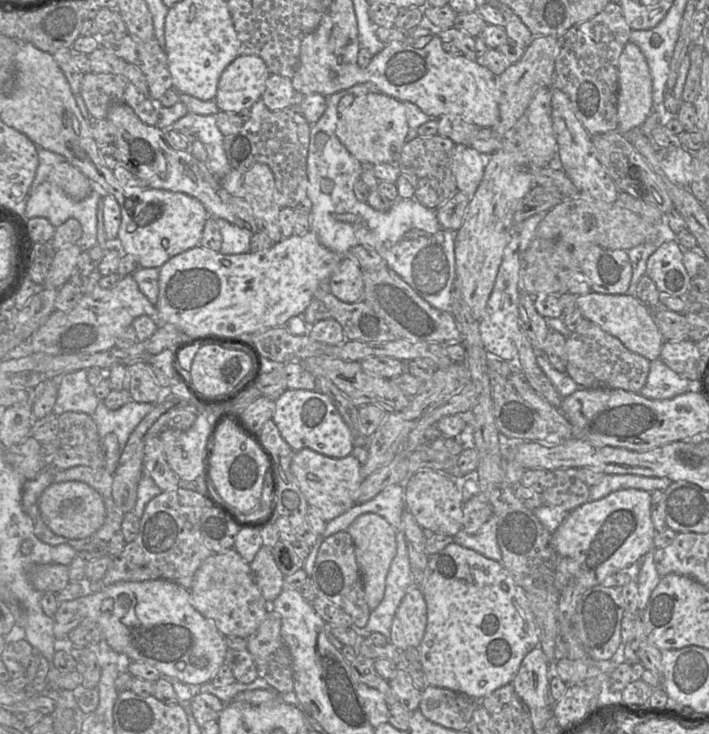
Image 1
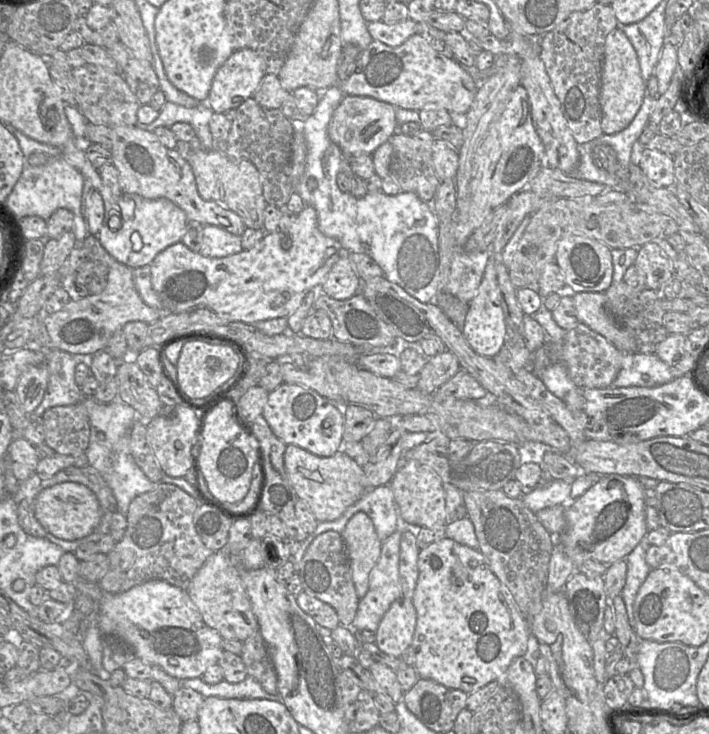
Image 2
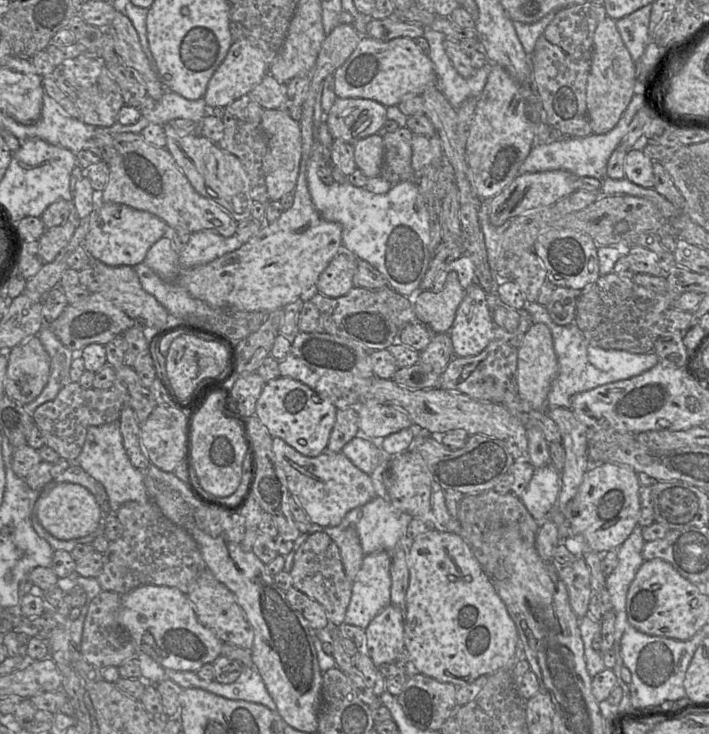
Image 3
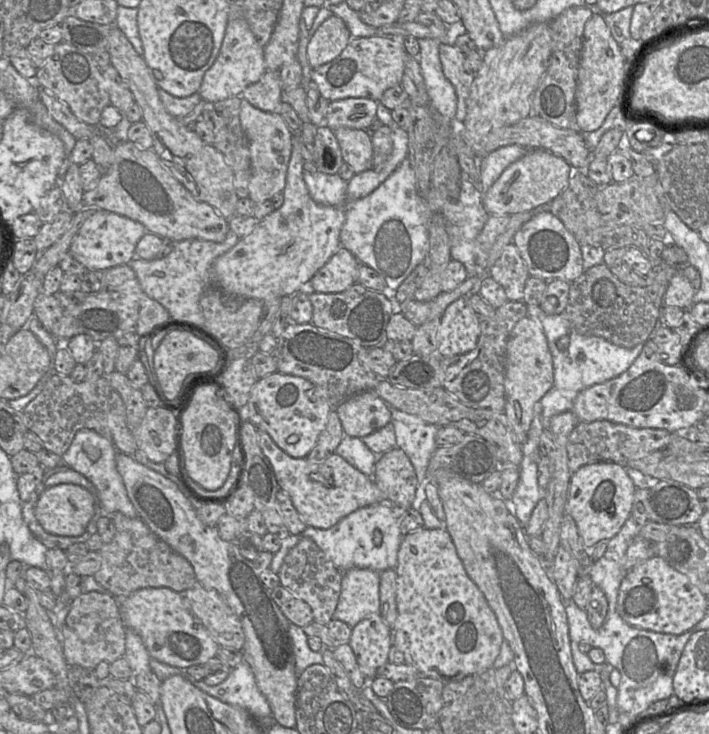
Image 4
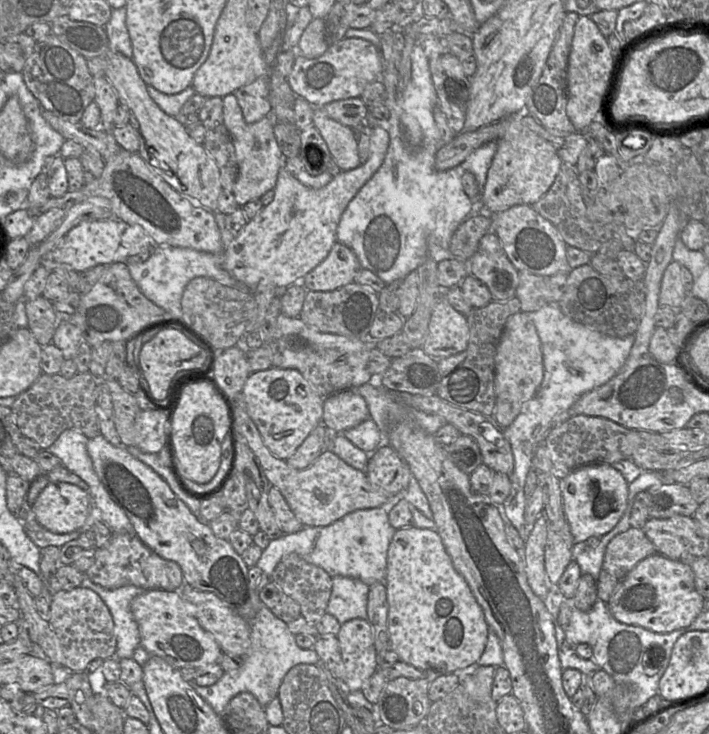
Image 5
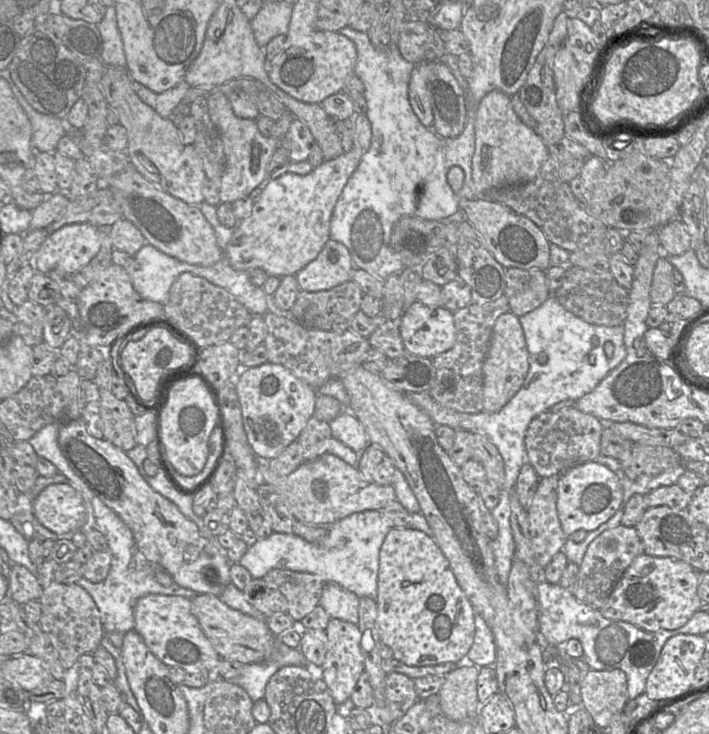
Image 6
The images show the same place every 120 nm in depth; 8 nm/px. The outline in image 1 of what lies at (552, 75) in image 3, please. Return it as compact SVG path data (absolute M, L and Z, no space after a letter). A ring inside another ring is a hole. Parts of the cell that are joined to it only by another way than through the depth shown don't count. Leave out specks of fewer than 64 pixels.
M609 2L596 16L572 26L558 37L553 87L567 95L576 117L590 135L618 129L618 62L630 41L631 31L620 4Z

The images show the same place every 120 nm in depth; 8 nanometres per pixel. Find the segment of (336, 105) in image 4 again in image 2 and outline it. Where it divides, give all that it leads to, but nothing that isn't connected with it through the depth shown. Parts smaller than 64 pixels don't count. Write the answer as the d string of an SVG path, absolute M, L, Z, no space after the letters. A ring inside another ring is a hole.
M346 95L334 110L328 135L342 151L344 156L372 153L395 134L398 122L392 104L372 97Z

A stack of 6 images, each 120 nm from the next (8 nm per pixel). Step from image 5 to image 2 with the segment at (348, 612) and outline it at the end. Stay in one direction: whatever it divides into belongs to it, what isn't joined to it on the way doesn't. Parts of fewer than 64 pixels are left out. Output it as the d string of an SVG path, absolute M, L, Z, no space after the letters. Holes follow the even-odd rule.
M396 530L386 539L382 540L381 553L375 566L369 574L369 588L363 598L359 600L357 612L353 619L354 628L369 630L375 632L379 623L389 609L391 604L402 596L400 574L399 574L399 556L400 556L400 539L402 532Z

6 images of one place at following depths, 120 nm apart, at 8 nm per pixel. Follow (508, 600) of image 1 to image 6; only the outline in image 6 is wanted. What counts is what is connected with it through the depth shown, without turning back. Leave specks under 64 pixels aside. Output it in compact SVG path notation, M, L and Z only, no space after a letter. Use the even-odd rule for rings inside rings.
M405 527L387 533L379 552L376 602L381 642L407 666L457 663L473 644L475 610L434 539L422 531Z

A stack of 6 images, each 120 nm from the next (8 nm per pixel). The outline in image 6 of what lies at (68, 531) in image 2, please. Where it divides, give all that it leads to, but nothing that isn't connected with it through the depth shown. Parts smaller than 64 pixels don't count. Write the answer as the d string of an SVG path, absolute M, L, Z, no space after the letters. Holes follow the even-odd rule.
M52 484L34 500L33 513L41 525L56 534L76 533L85 523L85 500L69 485Z

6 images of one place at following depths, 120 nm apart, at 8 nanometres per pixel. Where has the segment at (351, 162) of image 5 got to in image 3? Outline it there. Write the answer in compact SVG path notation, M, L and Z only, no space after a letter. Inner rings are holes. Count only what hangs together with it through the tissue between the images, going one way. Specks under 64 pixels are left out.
M370 135L355 142L353 147L357 168L368 178L379 176L384 157L382 136Z

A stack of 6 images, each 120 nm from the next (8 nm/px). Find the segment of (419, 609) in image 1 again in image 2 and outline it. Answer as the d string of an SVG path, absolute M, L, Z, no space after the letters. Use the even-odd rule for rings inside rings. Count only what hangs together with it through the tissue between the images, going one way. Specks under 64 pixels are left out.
M399 597L382 617L375 633L375 644L384 653L400 657L410 647L417 622L412 598Z

